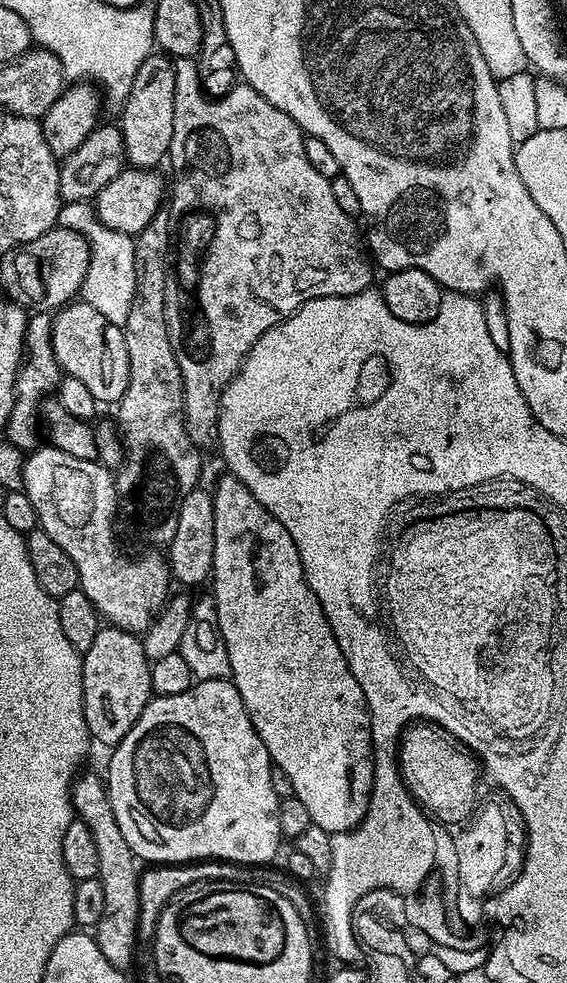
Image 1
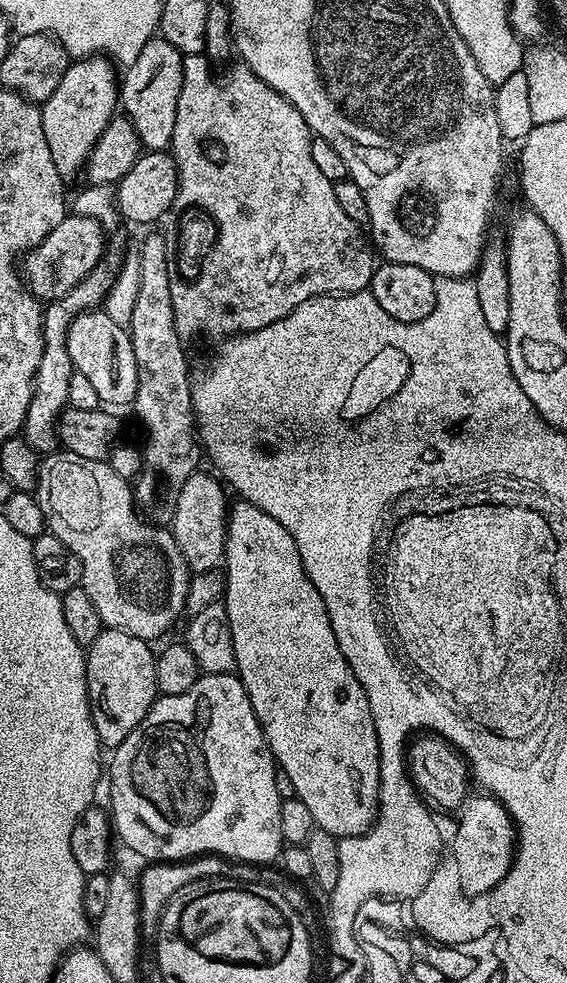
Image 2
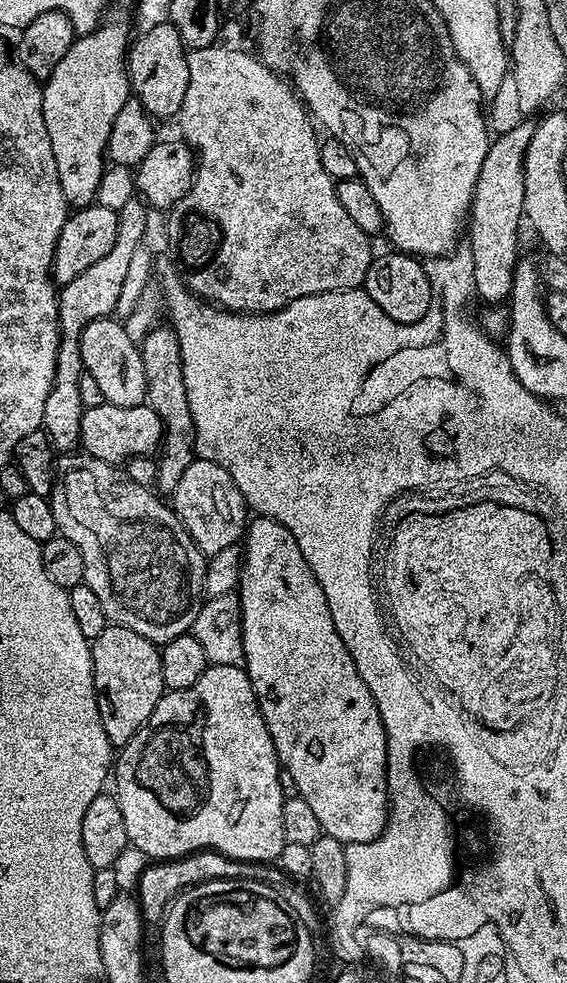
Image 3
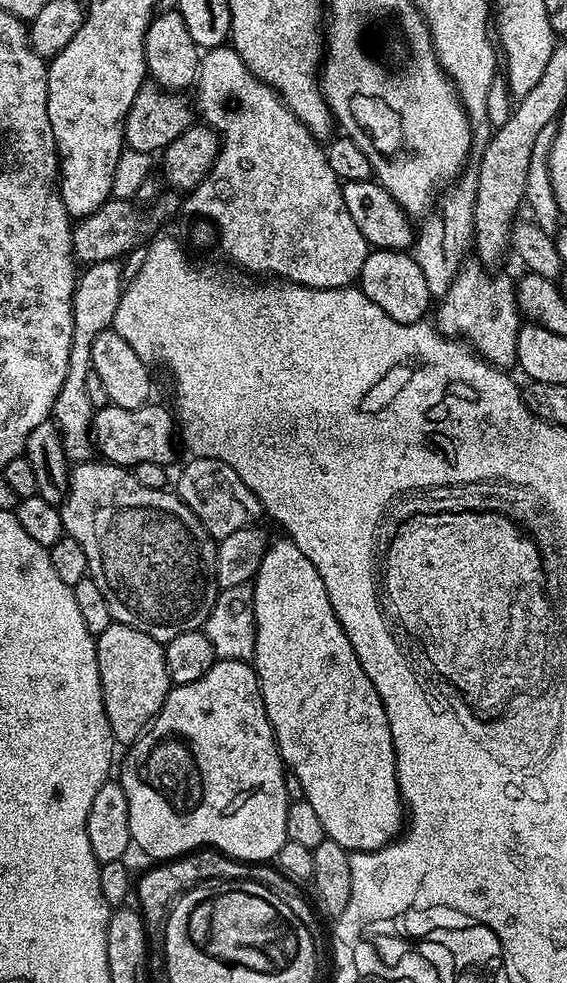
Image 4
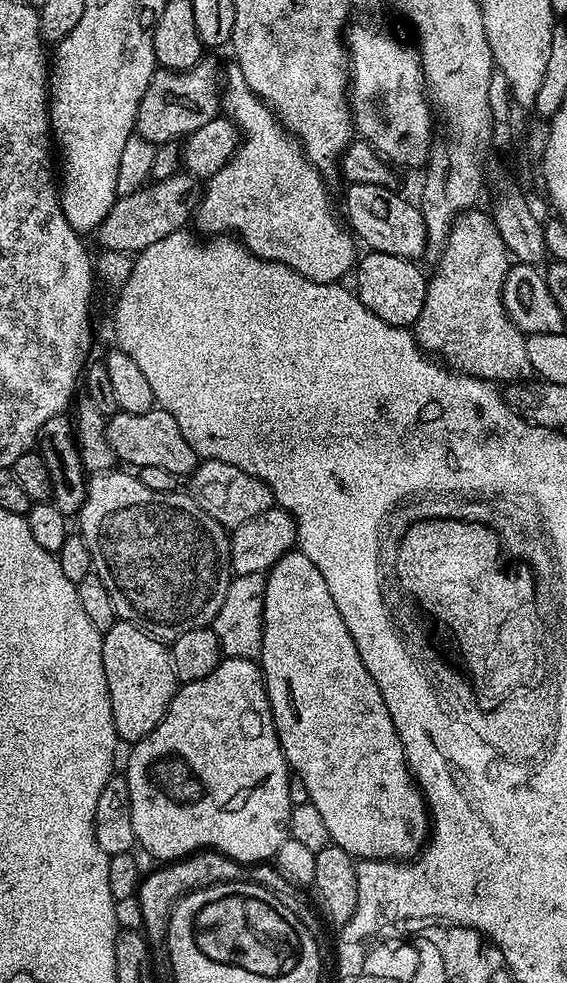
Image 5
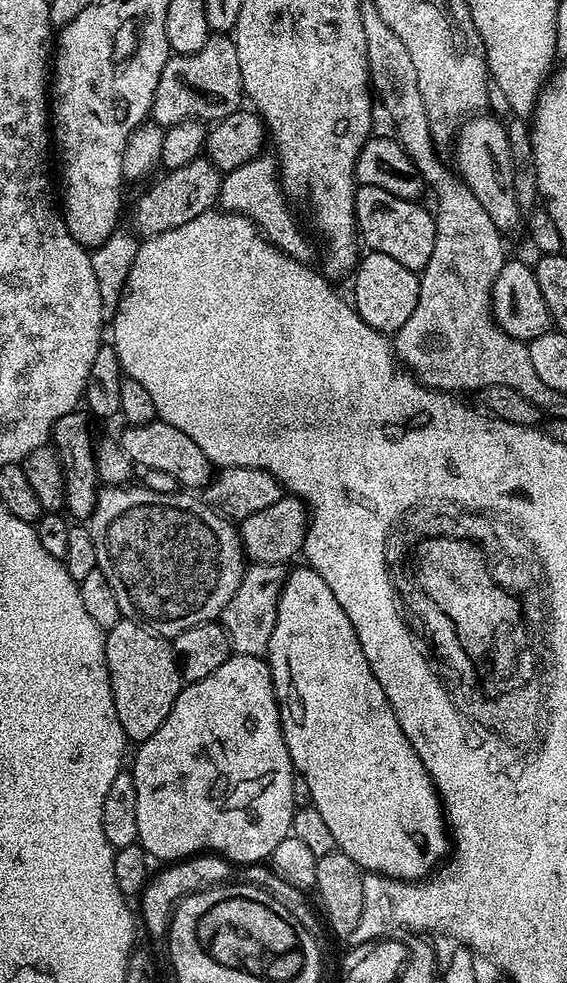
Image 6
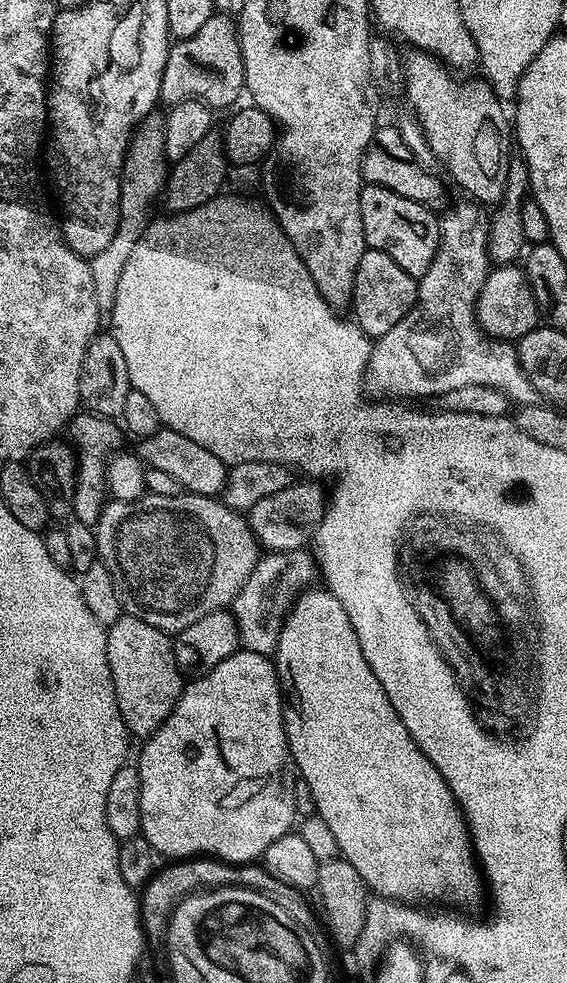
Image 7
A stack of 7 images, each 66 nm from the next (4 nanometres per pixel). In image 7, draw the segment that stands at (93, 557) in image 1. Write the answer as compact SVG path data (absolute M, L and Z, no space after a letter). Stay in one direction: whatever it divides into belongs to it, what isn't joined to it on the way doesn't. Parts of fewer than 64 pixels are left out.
M145 494L134 502L109 499L94 531L99 563L104 564L106 570L110 570L110 578L114 578L121 609L169 634L183 633L184 628L194 626L198 618L227 609L238 590L246 586L246 578L250 578L262 555L247 519L210 496Z

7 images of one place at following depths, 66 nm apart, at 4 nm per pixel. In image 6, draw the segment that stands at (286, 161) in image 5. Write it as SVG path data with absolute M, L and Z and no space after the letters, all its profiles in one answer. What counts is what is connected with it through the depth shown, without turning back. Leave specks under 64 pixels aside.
M271 155L255 156L250 162L238 166L233 172L227 173L220 182L219 207L225 212L236 212L240 216L250 218L256 223L261 234L274 245L279 252L293 256L295 260L311 261L312 244L306 233L300 229L296 216L292 213L293 205L285 196L280 186L278 165Z

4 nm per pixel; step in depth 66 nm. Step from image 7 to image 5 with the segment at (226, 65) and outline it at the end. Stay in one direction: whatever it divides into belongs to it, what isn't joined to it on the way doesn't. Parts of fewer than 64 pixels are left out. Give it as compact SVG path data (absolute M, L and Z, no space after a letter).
M202 58L193 68L184 72L158 70L142 94L142 102L136 115L135 135L146 138L151 144L164 144L168 140L186 138L198 126L206 126L222 112L222 92L218 85L222 80L222 68L209 58Z

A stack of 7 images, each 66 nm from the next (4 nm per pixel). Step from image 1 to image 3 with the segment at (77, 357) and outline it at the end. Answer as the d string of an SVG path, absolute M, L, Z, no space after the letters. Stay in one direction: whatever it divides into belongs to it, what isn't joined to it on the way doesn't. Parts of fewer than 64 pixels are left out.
M116 318L95 320L82 330L80 339L82 346L82 362L84 371L98 382L104 395L104 403L114 406L138 406L145 403L148 391L146 390L146 370L142 370L142 354L137 341L126 334L123 323Z

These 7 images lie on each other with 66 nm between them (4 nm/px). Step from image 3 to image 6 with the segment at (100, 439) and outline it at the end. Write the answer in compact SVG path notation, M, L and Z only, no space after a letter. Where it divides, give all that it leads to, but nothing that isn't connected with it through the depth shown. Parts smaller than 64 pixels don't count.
M159 418L151 420L149 424L128 424L125 432L118 436L122 450L131 458L133 465L144 470L163 470L166 474L171 474L176 479L177 485L184 490L202 490L207 486L209 480L214 475L214 465L208 461L206 454L202 454L199 448L187 434L182 434L178 426L170 426Z

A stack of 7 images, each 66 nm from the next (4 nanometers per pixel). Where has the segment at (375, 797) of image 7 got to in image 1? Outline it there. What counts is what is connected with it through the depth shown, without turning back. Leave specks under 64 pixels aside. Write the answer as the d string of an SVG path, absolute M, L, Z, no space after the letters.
M224 474L224 477L217 482L212 505L214 506L214 566L210 577L210 585L212 584L210 595L216 601L218 626L226 642L226 654L230 654L232 684L238 690L238 694L242 694L246 714L250 714L250 722L254 722L254 730L258 738L262 738L273 765L281 768L288 775L290 786L294 786L294 796L298 798L298 802L306 805L306 811L310 813L313 824L331 833L349 832L362 822L372 793L372 727L366 706L366 694L362 694L362 686L358 686L358 678L350 674L350 666L342 654L342 646L338 646L338 638L334 638L334 630L330 630L330 622L318 598L314 598L314 590L310 590L306 582L298 546L294 546L294 538L290 538L286 526L282 526L282 522L278 522L278 518L274 518L274 514L270 514L270 510L261 506L258 498L254 498L254 494L246 490L244 483L231 474Z

